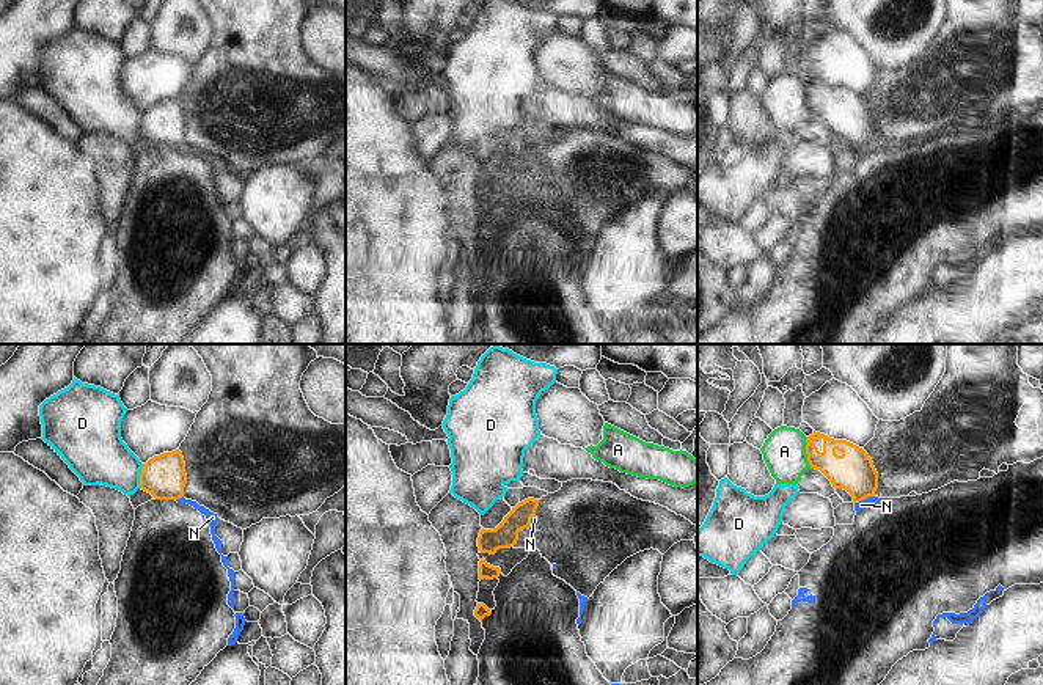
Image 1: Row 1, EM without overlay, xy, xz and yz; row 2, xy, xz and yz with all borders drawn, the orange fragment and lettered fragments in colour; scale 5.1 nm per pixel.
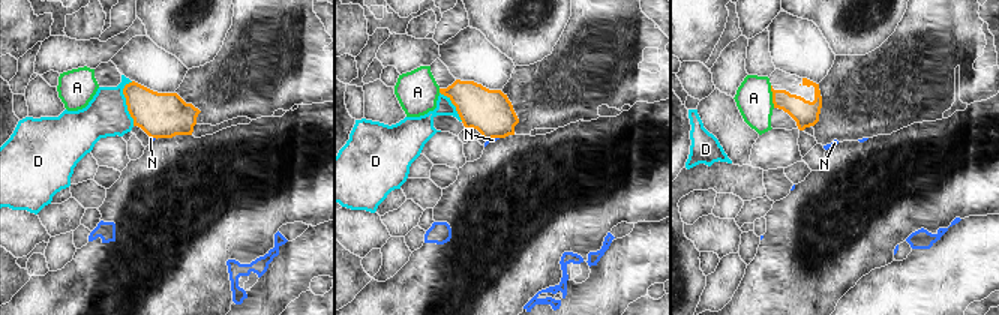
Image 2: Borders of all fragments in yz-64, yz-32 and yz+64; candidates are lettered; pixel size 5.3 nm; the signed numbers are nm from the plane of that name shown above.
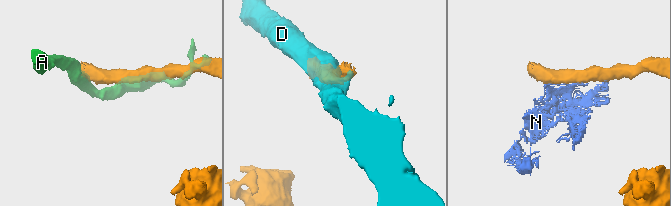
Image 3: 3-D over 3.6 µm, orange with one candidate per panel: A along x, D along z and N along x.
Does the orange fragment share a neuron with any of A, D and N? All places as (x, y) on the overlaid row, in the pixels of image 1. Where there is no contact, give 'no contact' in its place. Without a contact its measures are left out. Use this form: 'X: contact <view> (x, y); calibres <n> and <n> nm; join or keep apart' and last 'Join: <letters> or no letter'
A: contact yz (806, 453); calibres 200 and 220 nm; keep apart
D: contact xy (140, 476); calibres 220 and 300 nm; keep apart
N: contact yz (864, 498); calibres 200 and 50 nm; keep apart
Join: no letter

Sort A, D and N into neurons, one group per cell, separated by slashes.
A / D / N

